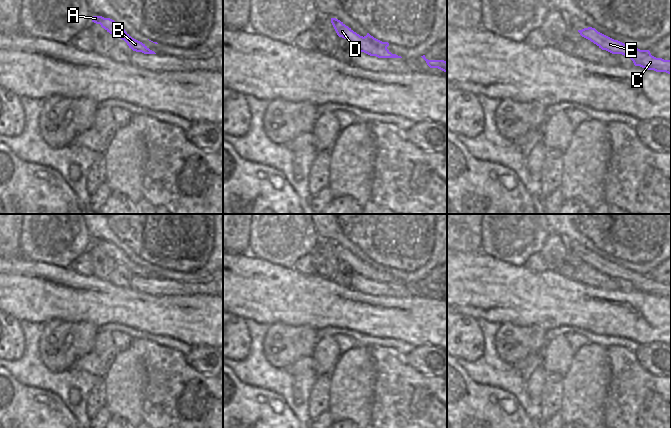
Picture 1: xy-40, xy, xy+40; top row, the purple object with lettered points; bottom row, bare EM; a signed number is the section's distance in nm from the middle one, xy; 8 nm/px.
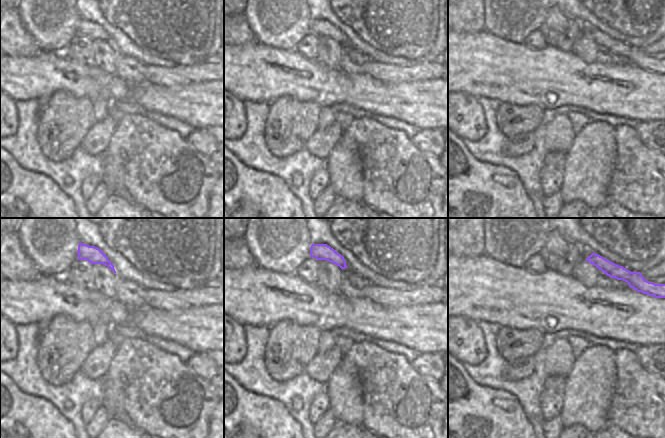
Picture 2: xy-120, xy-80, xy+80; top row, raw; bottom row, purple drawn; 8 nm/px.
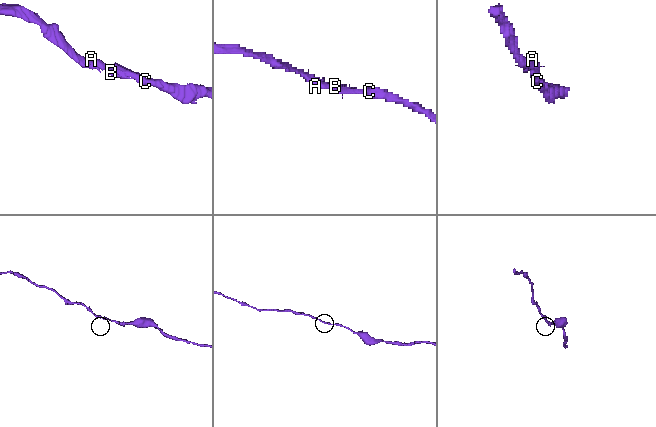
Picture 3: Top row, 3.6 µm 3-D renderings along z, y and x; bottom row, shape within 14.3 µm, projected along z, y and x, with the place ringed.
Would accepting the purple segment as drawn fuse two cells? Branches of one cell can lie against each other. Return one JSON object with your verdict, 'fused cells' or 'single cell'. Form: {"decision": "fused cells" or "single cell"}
{"decision": "single cell"}

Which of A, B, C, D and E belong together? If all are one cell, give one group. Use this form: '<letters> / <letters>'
A B C D E

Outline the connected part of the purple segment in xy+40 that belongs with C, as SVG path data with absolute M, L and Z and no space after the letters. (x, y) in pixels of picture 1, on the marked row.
M592 27L578 30L578 32L582 37L590 40L602 50L606 50L612 54L622 54L630 58L635 66L671 74L671 60L656 58L651 55L649 50L640 50L618 40L614 40Z

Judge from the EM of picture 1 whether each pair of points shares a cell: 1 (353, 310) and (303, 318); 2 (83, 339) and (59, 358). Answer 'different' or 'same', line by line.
1: same
2: same

